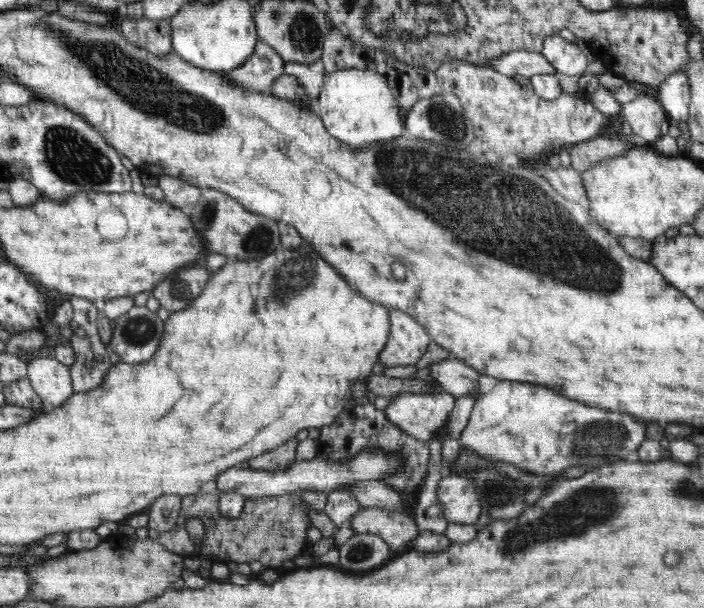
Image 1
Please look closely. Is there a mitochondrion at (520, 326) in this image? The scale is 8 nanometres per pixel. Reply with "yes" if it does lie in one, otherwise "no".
no

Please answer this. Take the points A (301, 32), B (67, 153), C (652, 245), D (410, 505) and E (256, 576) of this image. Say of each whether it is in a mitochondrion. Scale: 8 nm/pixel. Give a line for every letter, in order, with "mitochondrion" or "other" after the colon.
A: mitochondrion
B: mitochondrion
C: other
D: other
E: other

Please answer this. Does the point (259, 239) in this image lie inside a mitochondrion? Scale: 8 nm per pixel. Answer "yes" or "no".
yes

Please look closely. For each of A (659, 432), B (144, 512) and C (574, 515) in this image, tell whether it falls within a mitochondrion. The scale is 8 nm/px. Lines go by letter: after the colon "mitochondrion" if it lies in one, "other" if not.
A: other
B: other
C: mitochondrion

